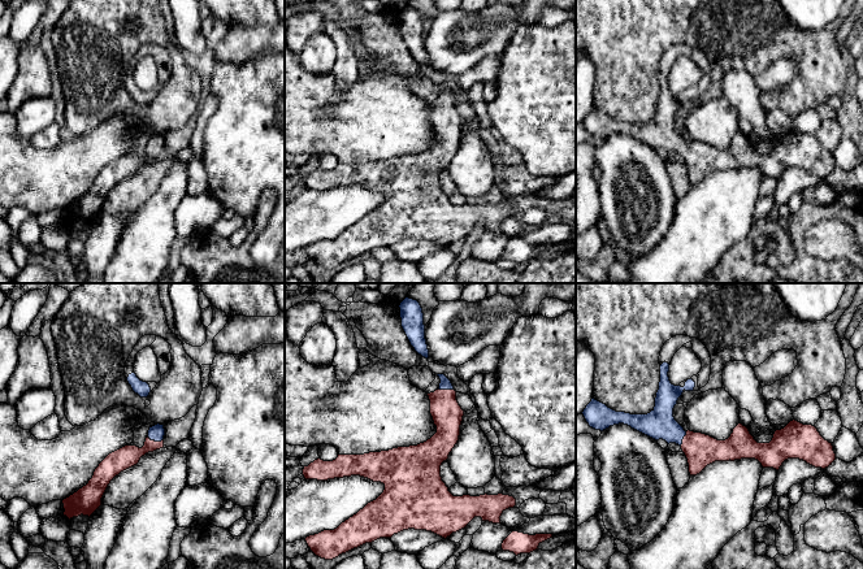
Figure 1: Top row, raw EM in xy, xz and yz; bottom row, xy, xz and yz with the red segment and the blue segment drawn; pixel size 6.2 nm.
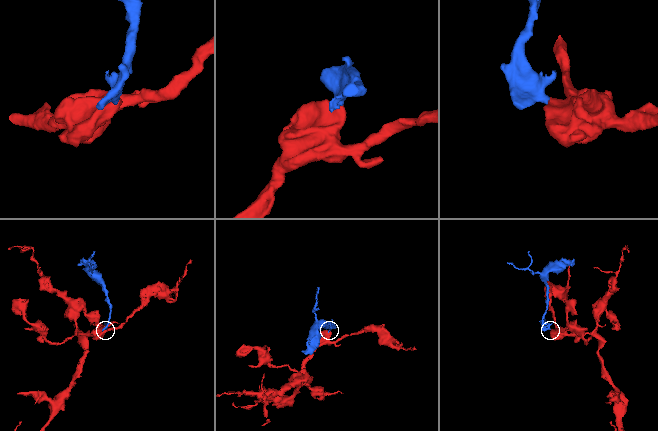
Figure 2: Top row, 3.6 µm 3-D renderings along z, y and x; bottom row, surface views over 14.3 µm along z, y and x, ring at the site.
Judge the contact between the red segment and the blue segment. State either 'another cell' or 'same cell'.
same cell

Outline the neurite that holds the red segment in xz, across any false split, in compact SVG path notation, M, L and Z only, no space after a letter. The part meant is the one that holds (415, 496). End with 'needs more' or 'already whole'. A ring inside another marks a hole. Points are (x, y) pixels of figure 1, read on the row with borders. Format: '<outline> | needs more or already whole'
M437 374L441 379L439 387L428 394L430 400L430 414L437 433L424 443L409 447L398 447L389 451L369 452L364 455L338 455L333 461L315 460L304 466L305 479L328 481L351 475L360 475L373 482L385 485L383 492L368 503L356 514L342 522L334 530L324 530L309 535L305 542L311 551L325 560L333 560L342 553L372 543L380 538L391 538L403 530L426 530L442 538L450 537L474 518L500 524L502 513L516 505L516 499L509 495L480 495L454 496L441 477L441 465L448 459L460 435L460 425L464 411L456 400L456 391L444 374Z | needs more

